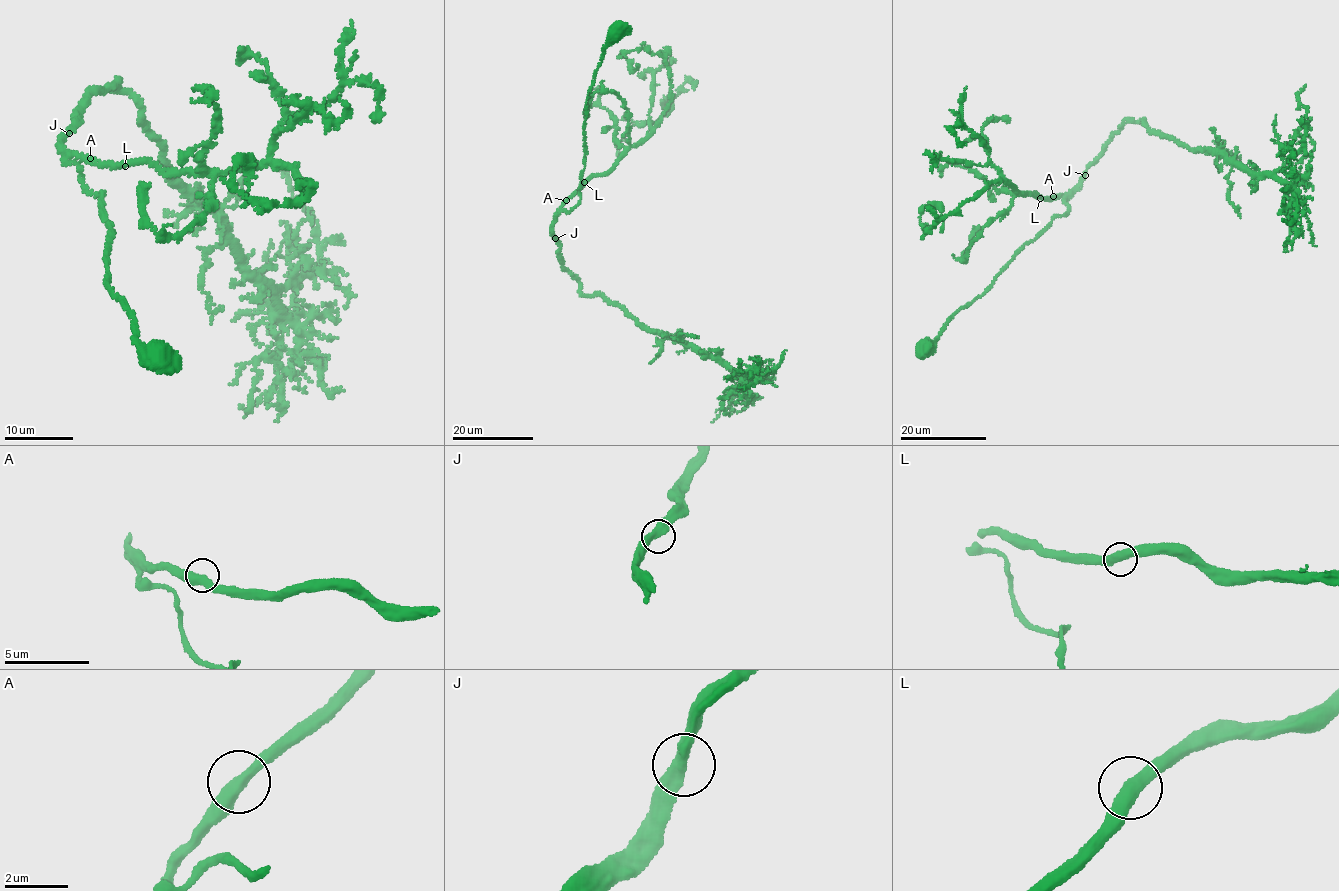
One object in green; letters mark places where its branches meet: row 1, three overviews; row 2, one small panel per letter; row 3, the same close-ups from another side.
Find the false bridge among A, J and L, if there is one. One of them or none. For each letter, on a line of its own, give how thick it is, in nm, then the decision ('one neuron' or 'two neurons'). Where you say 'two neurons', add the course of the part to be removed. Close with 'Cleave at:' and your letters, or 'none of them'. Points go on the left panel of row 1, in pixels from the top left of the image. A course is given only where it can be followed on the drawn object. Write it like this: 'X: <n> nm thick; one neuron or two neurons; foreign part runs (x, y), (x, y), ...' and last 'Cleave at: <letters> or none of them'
A: 420 nm thick; one neuron
J: 420 nm thick; one neuron
L: 420 nm thick; one neuron
Cleave at: none of them

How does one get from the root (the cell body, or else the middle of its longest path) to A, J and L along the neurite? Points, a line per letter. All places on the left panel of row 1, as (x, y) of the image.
A: (157, 357), (136, 338), (132, 314), (106, 282), (110, 232), (102, 194), (88, 191), (68, 158), (90, 158)
J: (157, 357), (106, 282), (102, 194), (88, 191), (66, 160), (59, 142), (68, 133)
L: (157, 357), (136, 338), (132, 314), (106, 282), (110, 232), (102, 194), (88, 191), (68, 158), (125, 166)

